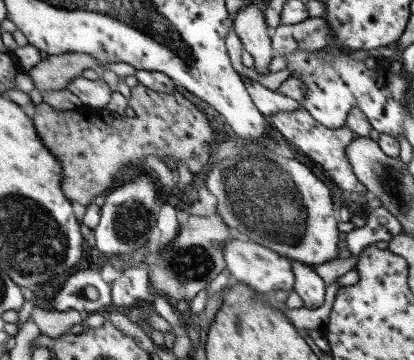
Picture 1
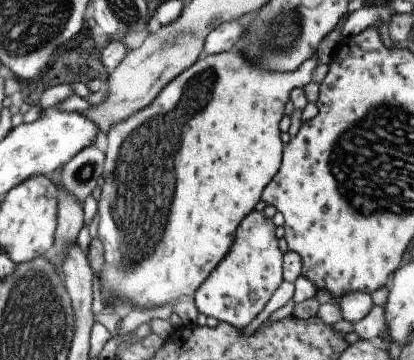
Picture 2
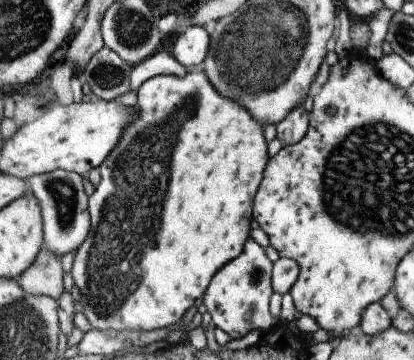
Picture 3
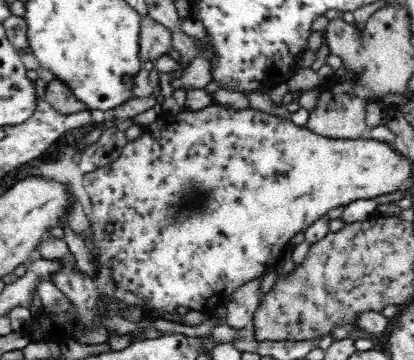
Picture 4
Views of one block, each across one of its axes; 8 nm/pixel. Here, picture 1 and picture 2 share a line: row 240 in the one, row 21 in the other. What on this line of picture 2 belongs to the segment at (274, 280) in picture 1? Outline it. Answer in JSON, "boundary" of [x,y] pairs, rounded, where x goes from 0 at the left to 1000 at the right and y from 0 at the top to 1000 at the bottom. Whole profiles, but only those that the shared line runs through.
{"boundary":[[[558,56],[558,61],[543,61],[543,67],[524,72],[519,83],[510,83],[500,94],[495,122],[490,122],[490,144],[486,144],[481,161],[534,150],[534,144],[548,144],[548,139],[568,133],[568,122],[582,111],[582,100],[592,89],[597,89],[597,72],[587,72],[577,56]]]}

